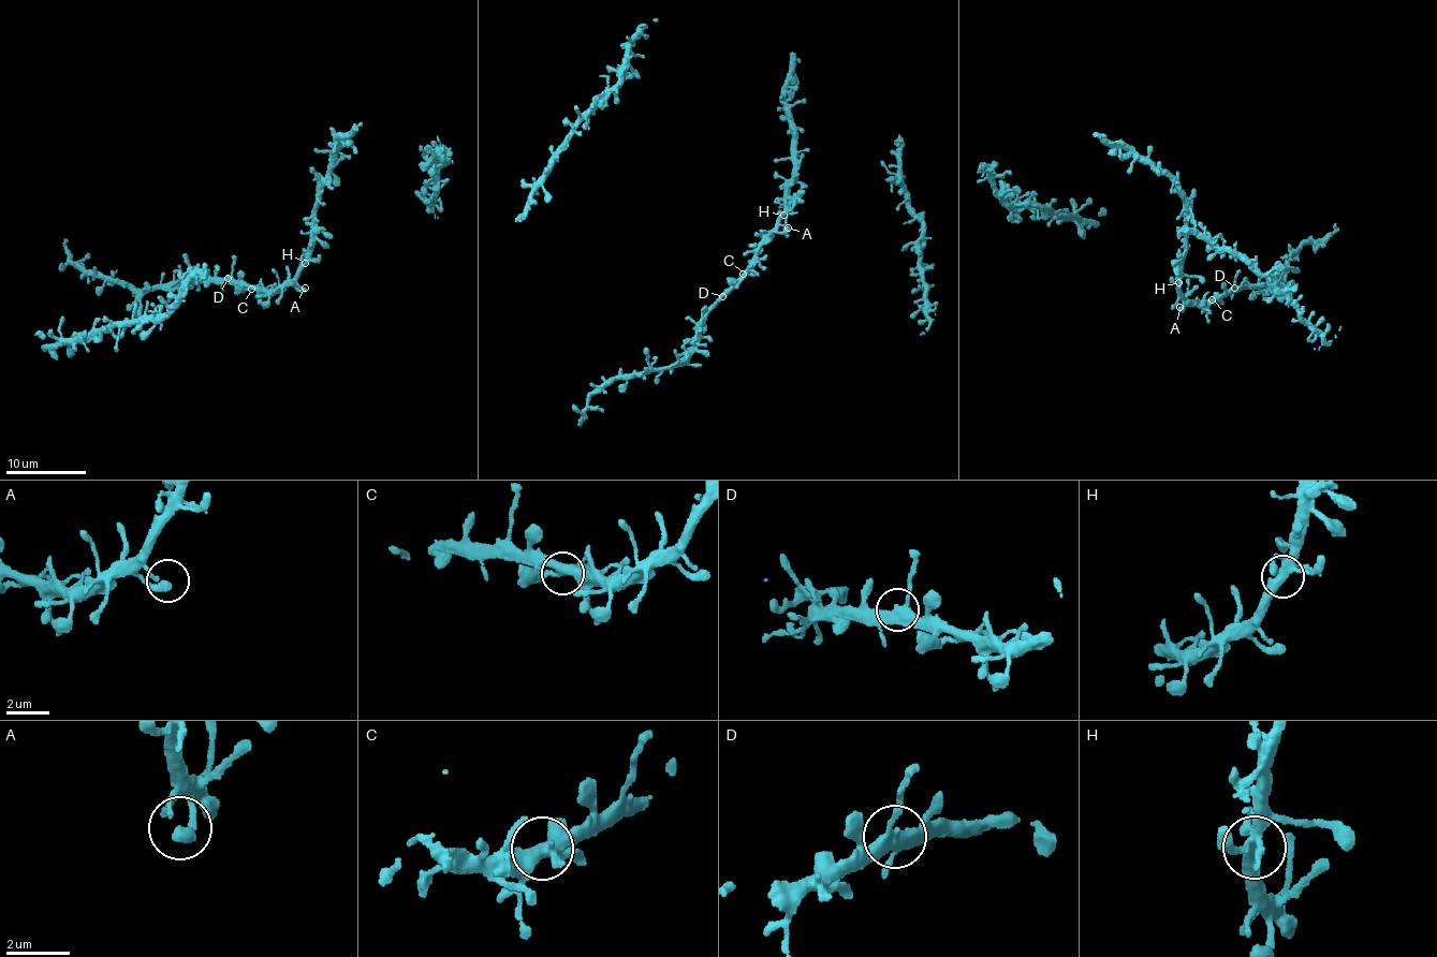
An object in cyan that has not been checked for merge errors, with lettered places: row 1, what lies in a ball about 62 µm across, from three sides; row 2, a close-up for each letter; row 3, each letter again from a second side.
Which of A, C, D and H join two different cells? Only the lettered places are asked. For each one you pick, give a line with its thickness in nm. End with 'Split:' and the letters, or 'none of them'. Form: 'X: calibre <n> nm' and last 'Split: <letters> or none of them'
Split: none of them

